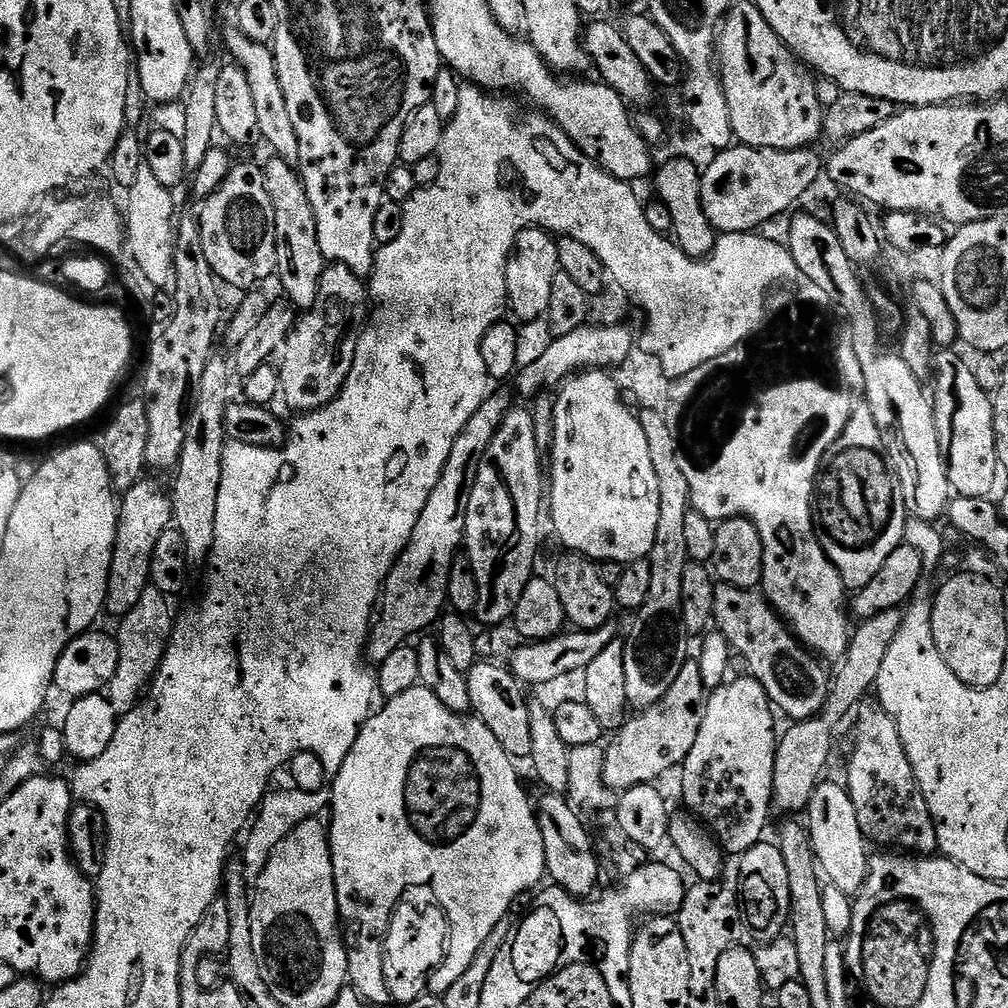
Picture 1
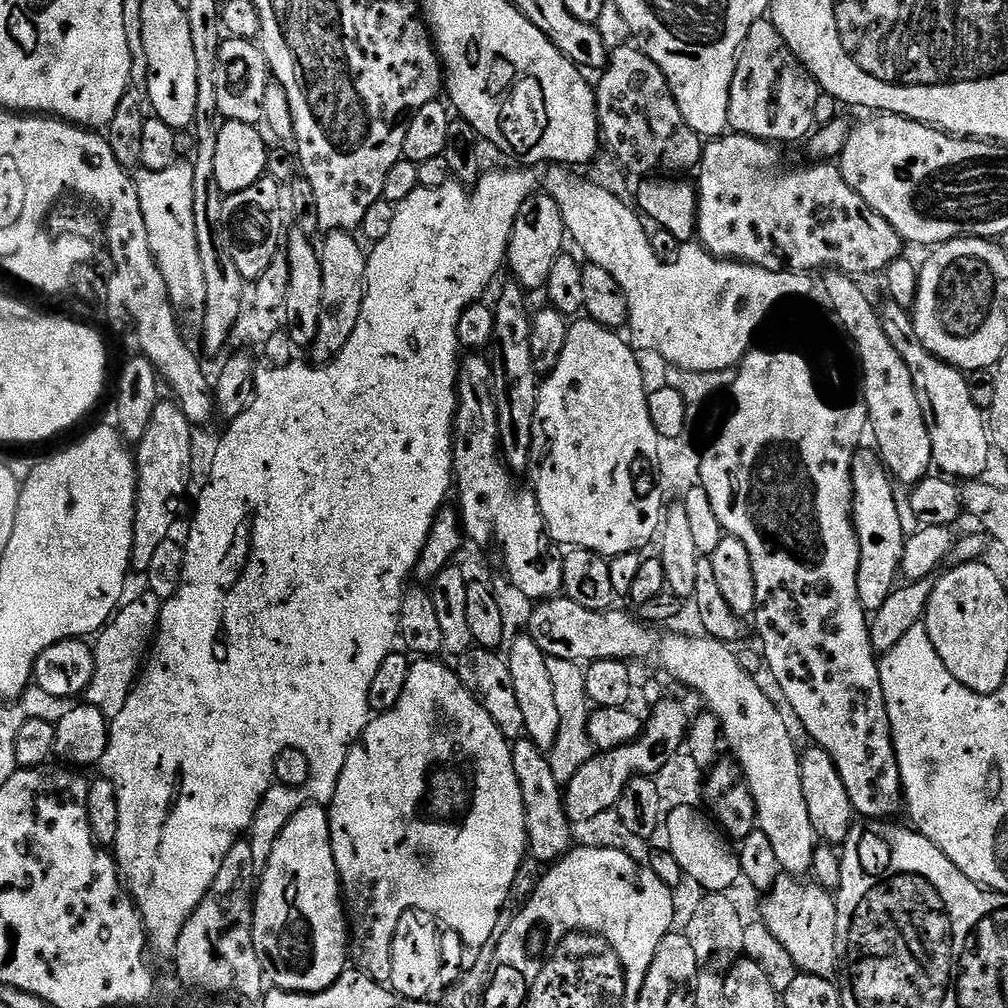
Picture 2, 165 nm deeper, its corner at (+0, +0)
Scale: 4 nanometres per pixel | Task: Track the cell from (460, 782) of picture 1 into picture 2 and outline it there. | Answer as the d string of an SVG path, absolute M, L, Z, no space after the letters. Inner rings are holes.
M420 658L417 661L412 664L410 674L406 678L406 690L402 690L399 702L389 712L381 712L375 718L369 719L364 727L363 736L346 758L346 766L338 778L334 798L327 805L330 842L334 850L334 862L338 866L340 890L350 929L350 960L364 975L383 985L387 985L391 978L391 950L395 928L402 914L417 907L421 903L419 900L428 900L428 912L439 918L445 929L457 932L461 936L465 949L462 964L465 969L472 968L475 962L478 962L486 942L490 942L497 935L496 923L500 920L500 911L503 910L504 903L509 903L516 875L530 852L524 795L512 761L512 744L500 733L494 718L486 714L484 707L477 702L475 694L460 681L459 675L453 669L451 672L446 665L439 664L441 661L436 658Z

